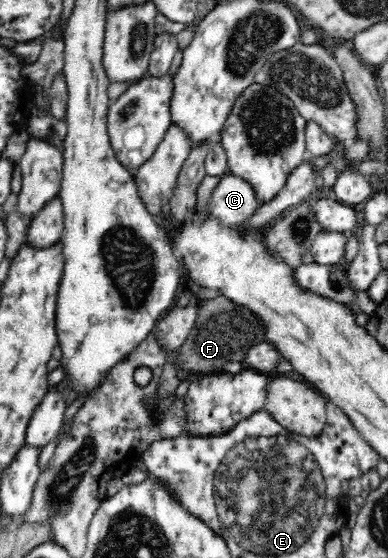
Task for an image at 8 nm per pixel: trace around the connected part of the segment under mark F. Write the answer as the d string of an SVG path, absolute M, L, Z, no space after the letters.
M218 296L215 299L196 303L197 323L189 339L178 349L177 362L183 377L195 376L201 372L221 371L229 362L242 362L250 346L263 343L262 324L246 308Z

